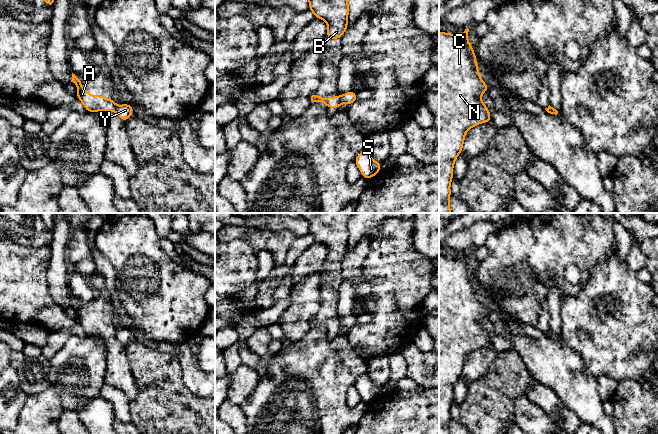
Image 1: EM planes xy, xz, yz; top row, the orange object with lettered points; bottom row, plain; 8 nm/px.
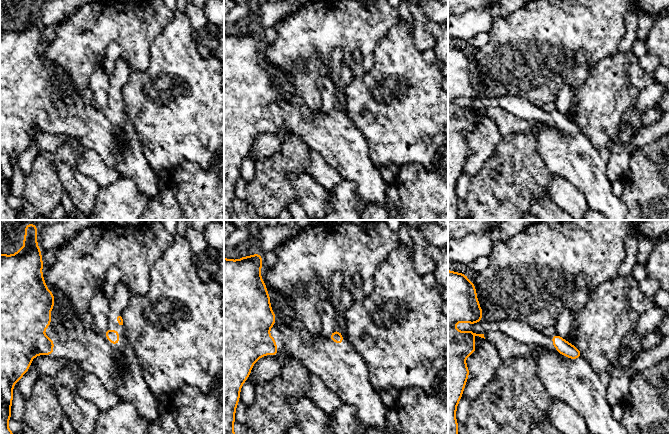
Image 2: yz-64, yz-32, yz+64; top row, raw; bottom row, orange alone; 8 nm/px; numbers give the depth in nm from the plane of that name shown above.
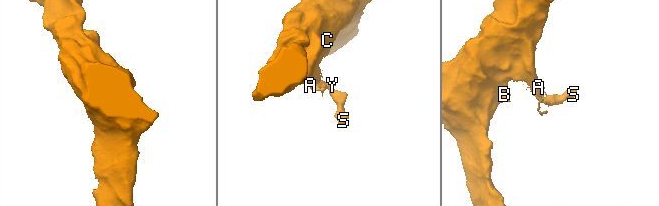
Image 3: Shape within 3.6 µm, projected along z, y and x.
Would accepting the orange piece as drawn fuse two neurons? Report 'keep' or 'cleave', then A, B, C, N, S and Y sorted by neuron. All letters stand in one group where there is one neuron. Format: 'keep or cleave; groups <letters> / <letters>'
cleave; groups A B C N / S Y

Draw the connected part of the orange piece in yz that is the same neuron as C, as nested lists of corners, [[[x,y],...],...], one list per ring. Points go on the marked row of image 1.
[[[465,29],[462,34],[449,34],[439,31],[439,213],[451,213],[449,199],[453,166],[456,158],[462,152],[466,132],[473,126],[491,122],[489,109],[480,98],[489,89],[489,86],[479,76],[473,46],[468,43],[468,32],[469,29]]]

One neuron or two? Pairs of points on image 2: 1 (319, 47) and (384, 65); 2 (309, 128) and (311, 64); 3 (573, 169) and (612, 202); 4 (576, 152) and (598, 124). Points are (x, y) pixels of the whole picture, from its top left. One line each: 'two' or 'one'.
1: two
2: two
3: one
4: two

